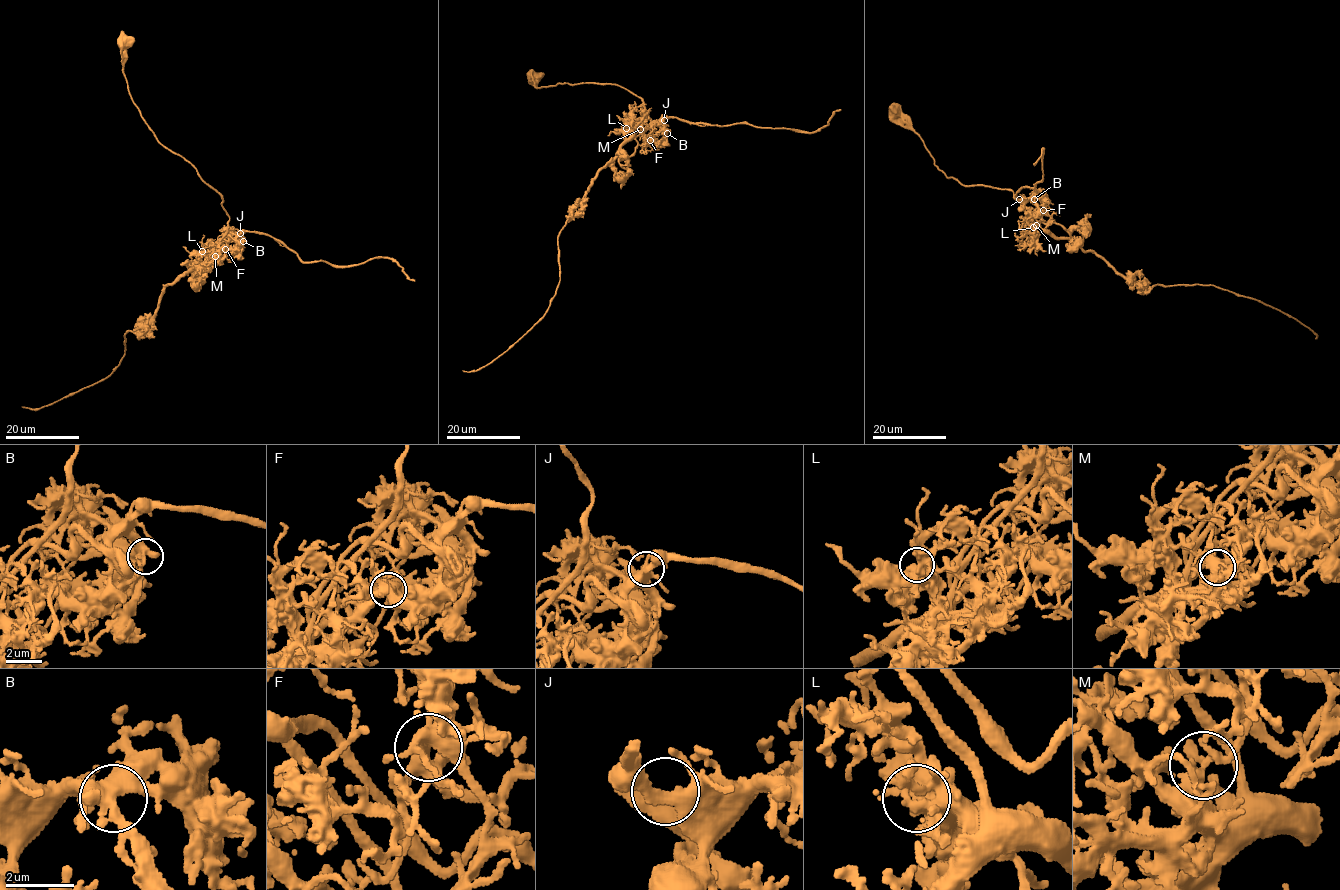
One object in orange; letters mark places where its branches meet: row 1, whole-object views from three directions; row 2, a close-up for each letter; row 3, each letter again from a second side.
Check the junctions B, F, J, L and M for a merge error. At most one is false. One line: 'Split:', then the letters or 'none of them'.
Split: M

